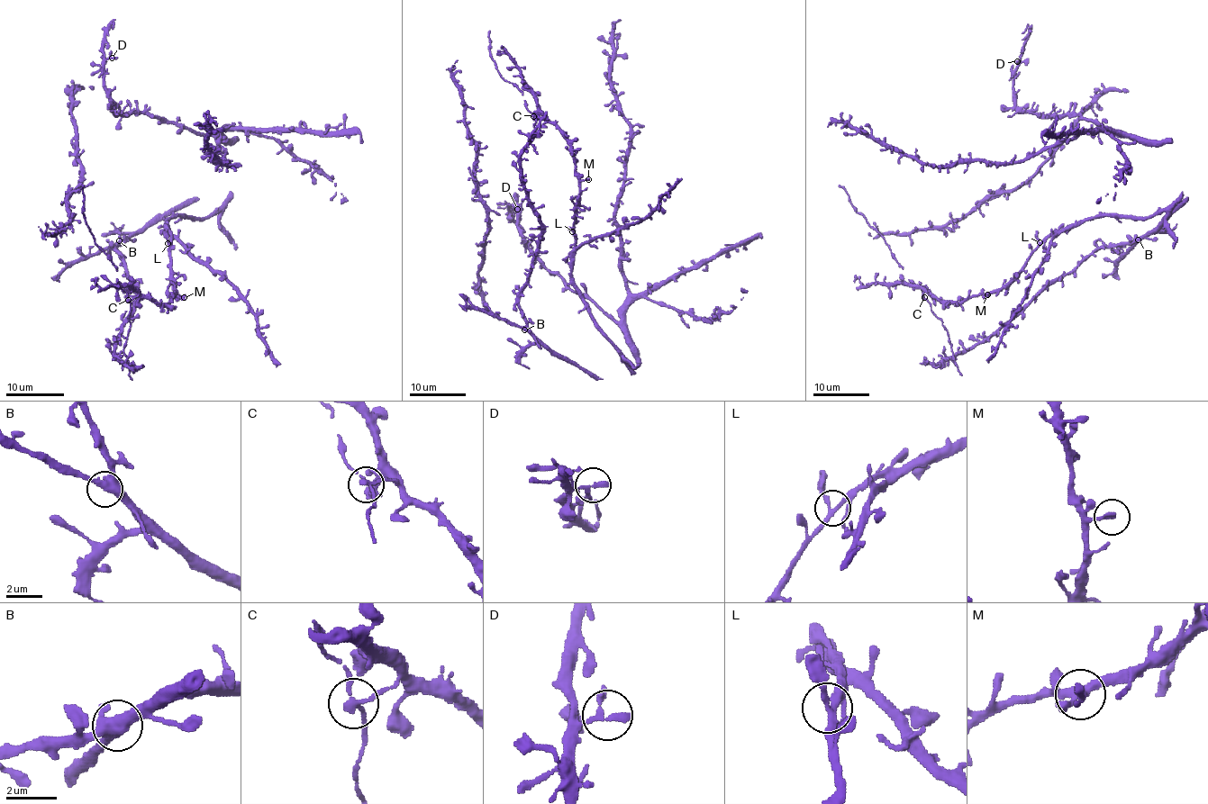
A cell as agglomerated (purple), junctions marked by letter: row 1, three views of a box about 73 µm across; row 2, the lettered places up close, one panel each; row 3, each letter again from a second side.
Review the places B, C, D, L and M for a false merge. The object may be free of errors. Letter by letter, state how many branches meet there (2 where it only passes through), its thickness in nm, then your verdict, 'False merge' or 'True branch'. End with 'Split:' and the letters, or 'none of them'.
B: Branches: 3. Thickness 440 nm. True branch
C: Branches: 3. Thickness 190 nm. True branch
D: Branches: 2. Thickness 240 nm. True branch
L: Branches: 3. Thickness 240 nm. True branch
M: Branches: 1. Thickness 280 nm. True branch
Split: none of them

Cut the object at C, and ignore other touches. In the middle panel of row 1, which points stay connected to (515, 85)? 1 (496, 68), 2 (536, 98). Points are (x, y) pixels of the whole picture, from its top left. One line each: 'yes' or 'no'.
1: yes
2: no

